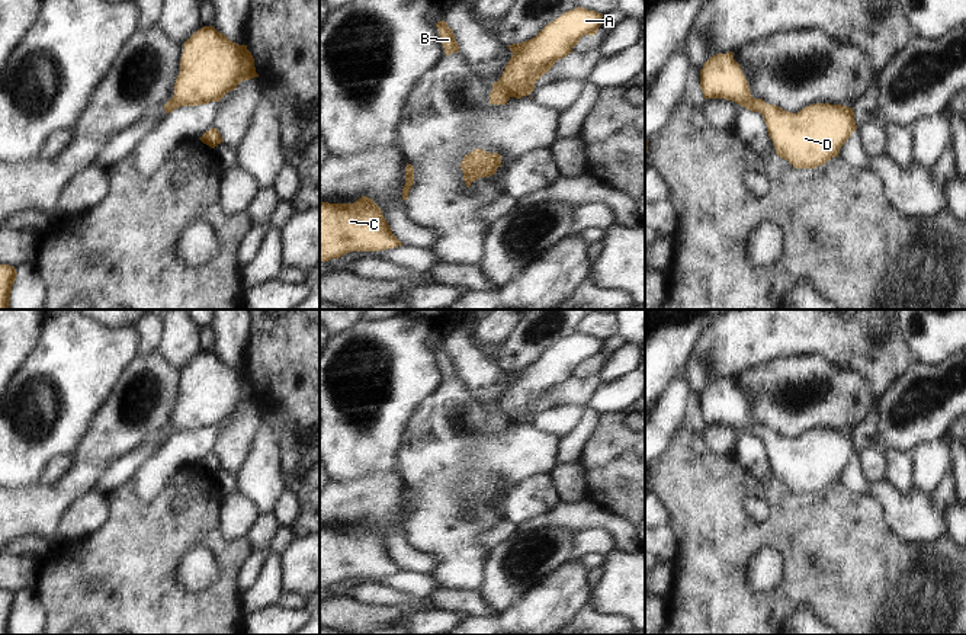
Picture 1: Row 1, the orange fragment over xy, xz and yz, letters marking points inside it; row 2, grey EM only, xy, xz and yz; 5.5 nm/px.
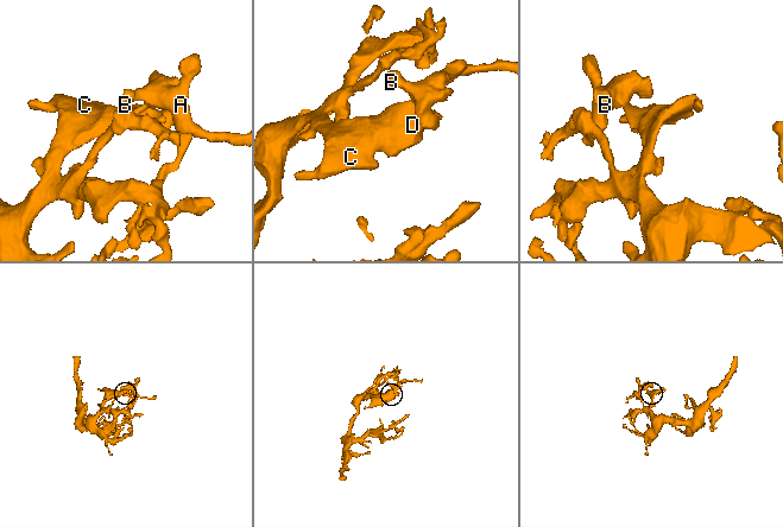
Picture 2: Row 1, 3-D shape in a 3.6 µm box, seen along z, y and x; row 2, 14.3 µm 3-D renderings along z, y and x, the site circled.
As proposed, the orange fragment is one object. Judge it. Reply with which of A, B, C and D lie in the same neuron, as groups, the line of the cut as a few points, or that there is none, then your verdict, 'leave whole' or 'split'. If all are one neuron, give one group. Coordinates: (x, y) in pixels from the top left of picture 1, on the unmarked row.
A B / C D; cut in xz along (498, 406), (512, 422); split

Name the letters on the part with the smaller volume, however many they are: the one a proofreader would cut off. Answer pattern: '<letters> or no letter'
A, B

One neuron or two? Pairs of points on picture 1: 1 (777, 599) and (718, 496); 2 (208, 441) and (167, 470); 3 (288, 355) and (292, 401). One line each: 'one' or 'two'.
1: one
2: one
3: one

